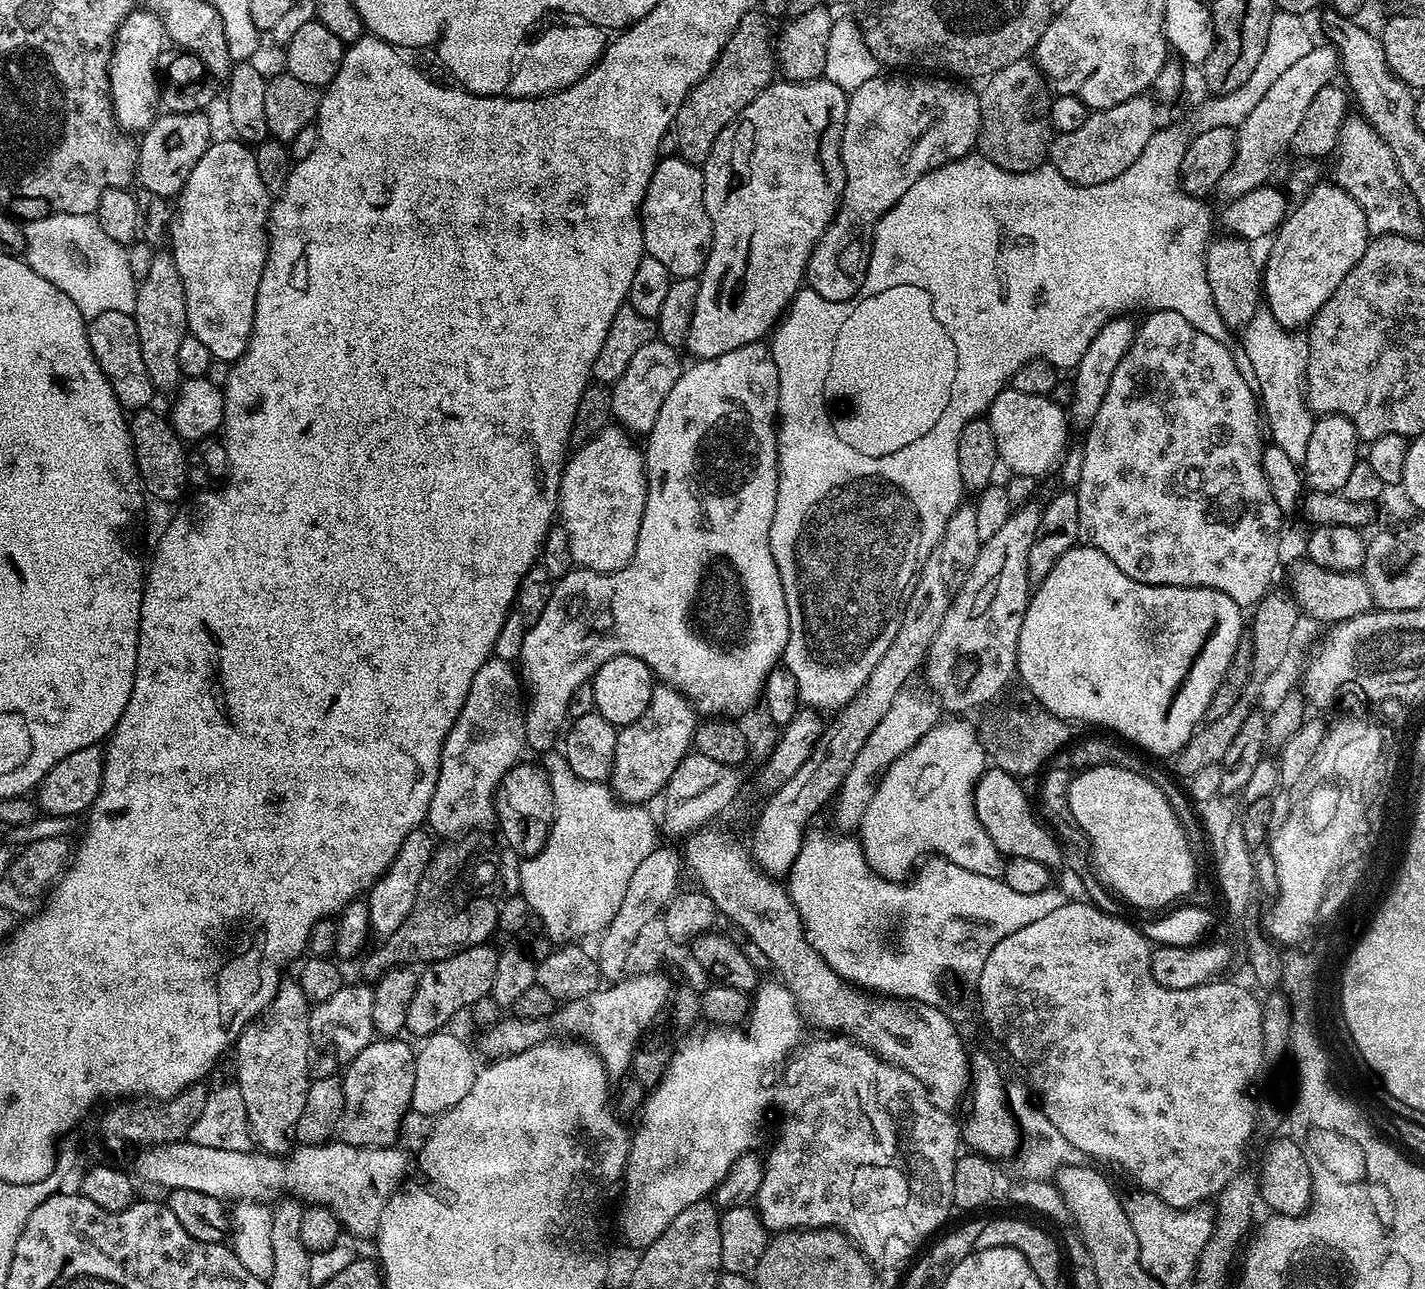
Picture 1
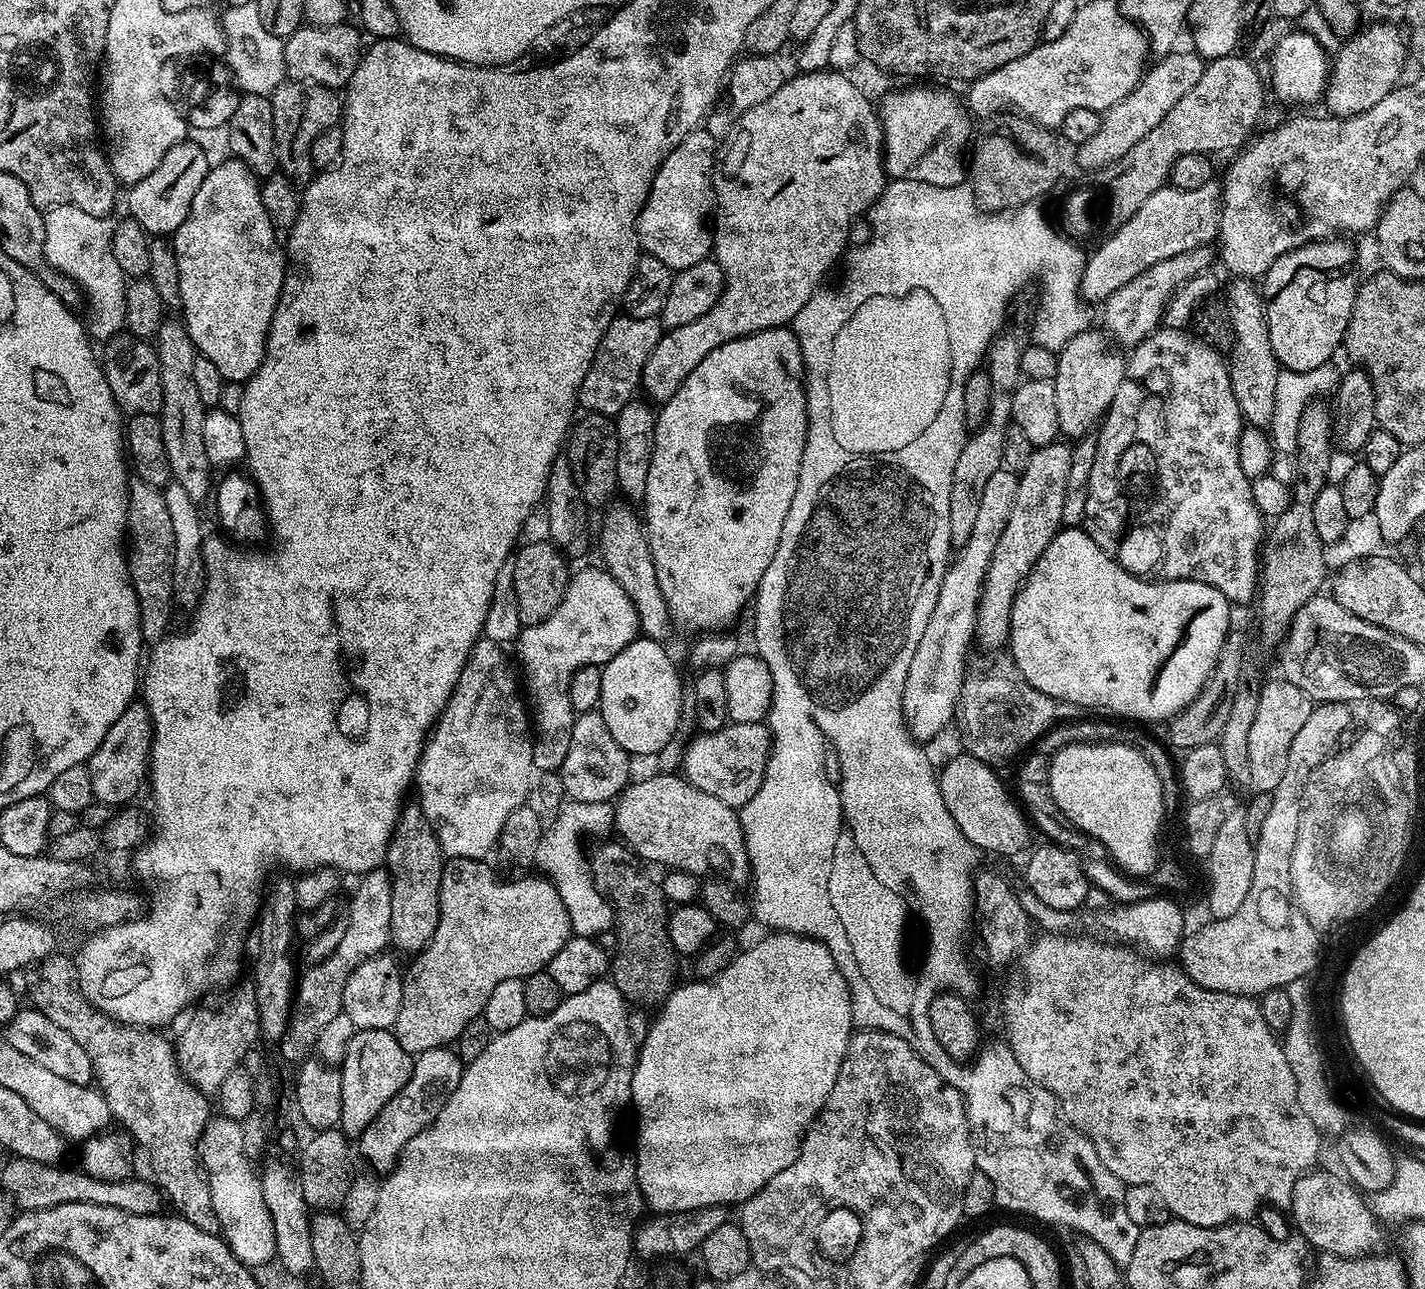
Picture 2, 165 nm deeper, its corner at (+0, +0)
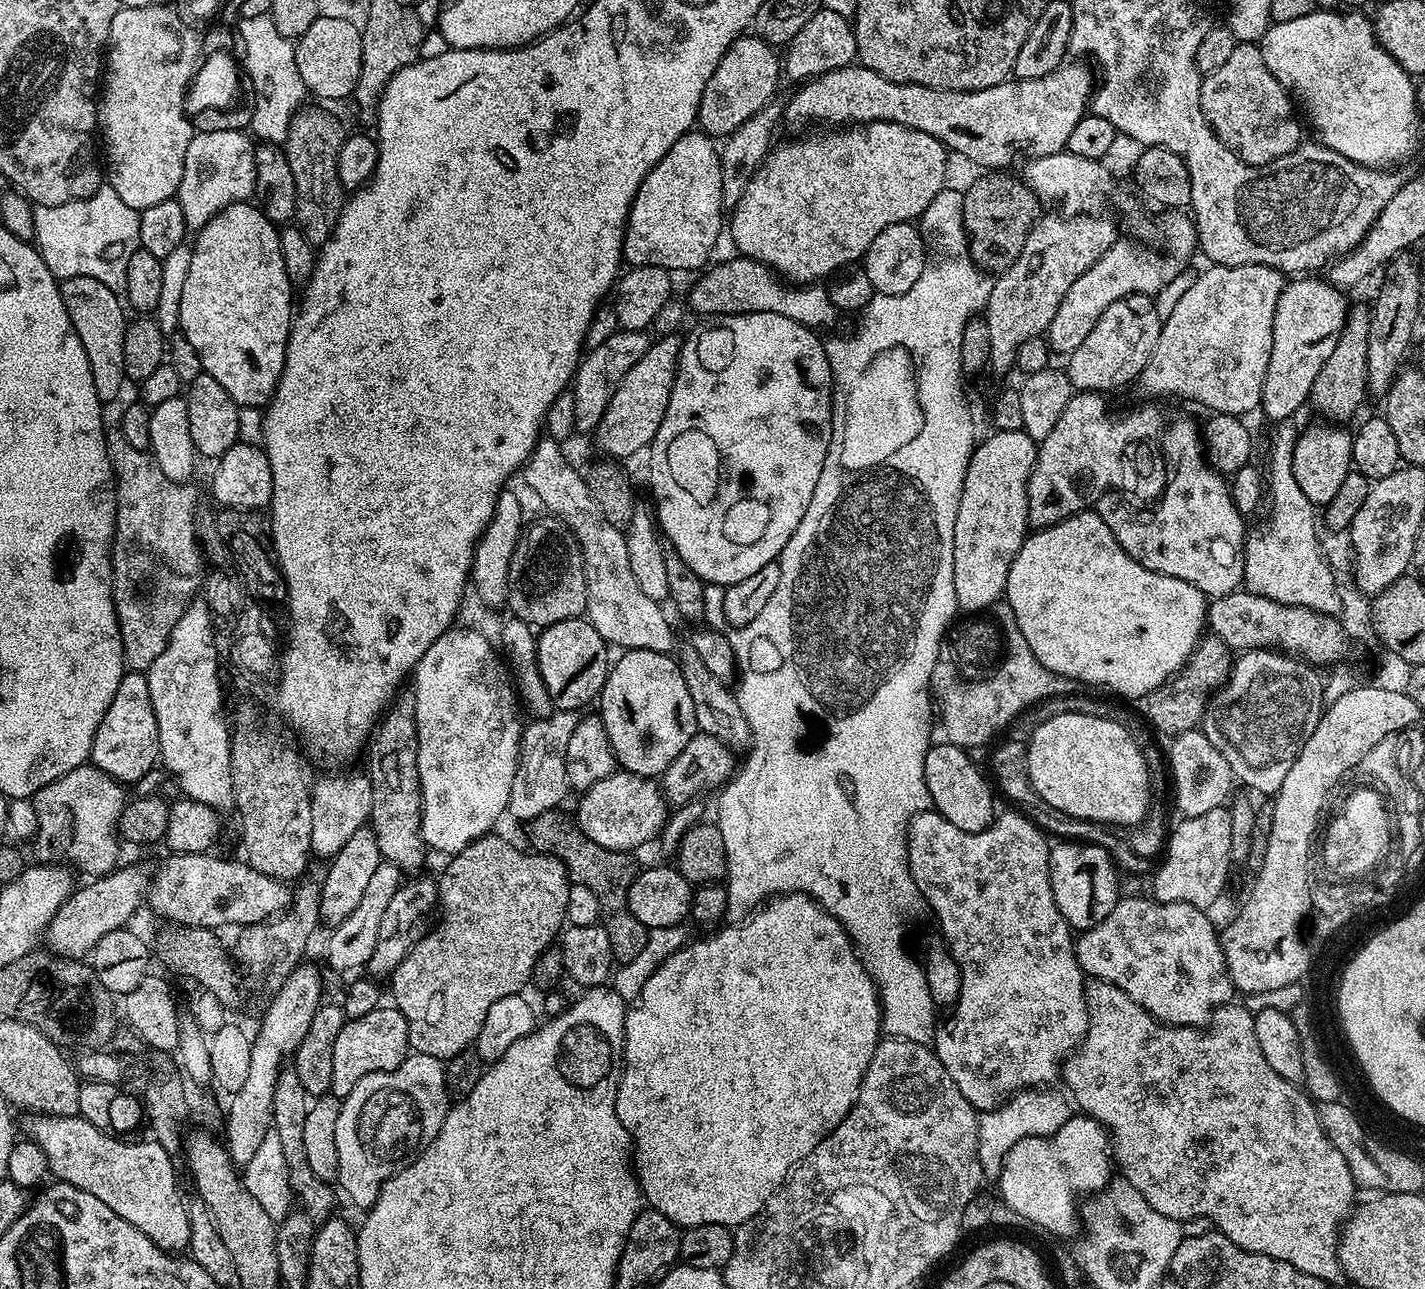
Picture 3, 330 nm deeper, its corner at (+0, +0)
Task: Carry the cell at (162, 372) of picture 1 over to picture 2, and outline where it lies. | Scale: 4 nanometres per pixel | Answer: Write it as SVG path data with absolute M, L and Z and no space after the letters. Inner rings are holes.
M176 318L161 323L154 337L154 347L159 356L162 381L162 406L158 415L172 480L180 484L194 502L200 504L212 490L212 465L207 457L206 446L203 445L203 423L207 409L194 381L194 362L198 353L189 338L188 329Z

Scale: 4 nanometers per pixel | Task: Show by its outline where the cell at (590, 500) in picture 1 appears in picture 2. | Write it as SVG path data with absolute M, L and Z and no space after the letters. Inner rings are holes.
M611 508L603 513L604 529L600 532L600 556L604 559L603 567L631 598L632 605L636 607L636 617L640 620L640 632L649 640L667 641L667 636L674 632L674 625L658 586L658 576L654 570L648 538L641 519L637 515L635 517L628 508Z

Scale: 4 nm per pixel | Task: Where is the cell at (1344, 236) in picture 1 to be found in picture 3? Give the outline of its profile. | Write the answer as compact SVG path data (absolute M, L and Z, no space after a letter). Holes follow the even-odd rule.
M1292 278L1285 283L1274 310L1274 346L1260 399L1262 412L1275 422L1291 421L1292 415L1309 403L1311 386L1333 353L1347 320L1350 300L1344 296L1324 278Z

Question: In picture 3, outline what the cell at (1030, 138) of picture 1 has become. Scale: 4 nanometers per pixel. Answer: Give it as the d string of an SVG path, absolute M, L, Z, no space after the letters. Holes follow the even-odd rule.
M1004 170L980 174L964 197L964 230L968 234L968 253L978 267L989 274L1004 272L1022 254L1026 238L1042 215L1042 201L1023 179L1007 176Z

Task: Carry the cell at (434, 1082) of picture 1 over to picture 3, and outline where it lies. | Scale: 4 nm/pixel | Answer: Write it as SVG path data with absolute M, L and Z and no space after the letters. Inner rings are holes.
M412 1052L405 1056L404 1061L392 1072L375 1072L374 1074L366 1074L366 1078L362 1078L362 1082L358 1082L358 1086L354 1086L354 1090L350 1090L348 1096L343 1097L340 1113L338 1114L338 1126L334 1126L334 1143L338 1146L338 1188L341 1193L344 1192L357 1204L361 1210L367 1210L375 1204L378 1194L382 1190L382 1186L387 1180L396 1175L405 1164L409 1163L413 1158L420 1155L430 1142L434 1142L434 1138L438 1134L438 1130L442 1130L442 1122L446 1118L450 1107L450 1097L448 1087L444 1081L444 1064L430 1054L422 1054L421 1052Z

